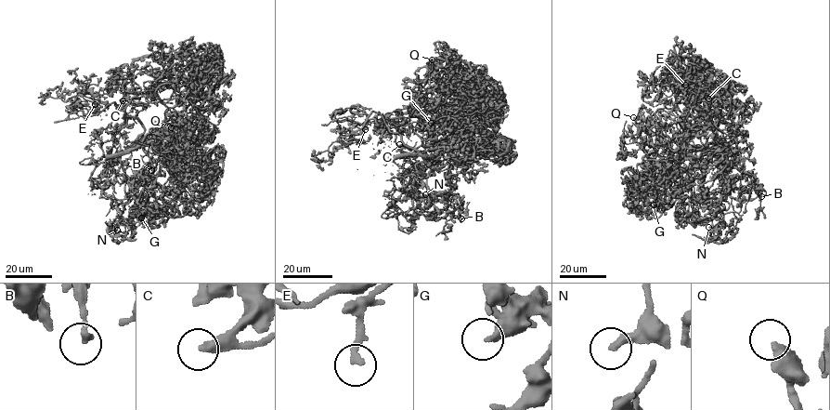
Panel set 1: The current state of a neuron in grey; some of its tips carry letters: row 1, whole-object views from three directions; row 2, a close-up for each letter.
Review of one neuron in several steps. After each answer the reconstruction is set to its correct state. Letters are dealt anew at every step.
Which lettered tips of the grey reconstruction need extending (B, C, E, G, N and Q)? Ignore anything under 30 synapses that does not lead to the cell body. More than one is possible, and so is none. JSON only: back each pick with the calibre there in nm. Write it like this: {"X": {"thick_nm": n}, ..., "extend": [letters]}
{"B": {"thick_nm": 200}, "C": {"thick_nm": 360}, "N": {"thick_nm": 340}, "extend": ["B", "C", "N"]}

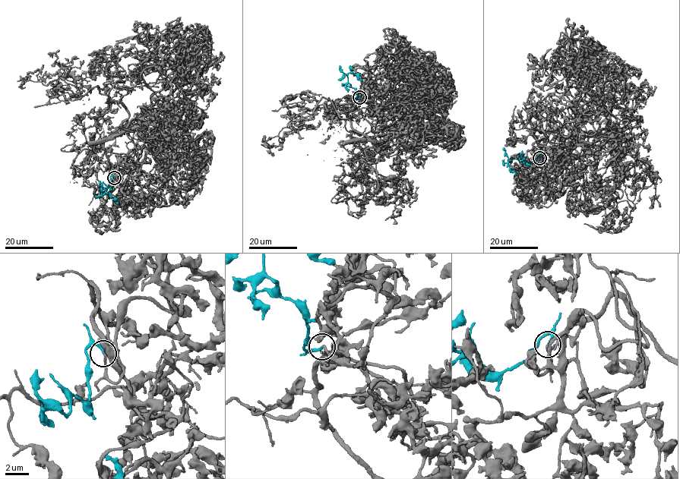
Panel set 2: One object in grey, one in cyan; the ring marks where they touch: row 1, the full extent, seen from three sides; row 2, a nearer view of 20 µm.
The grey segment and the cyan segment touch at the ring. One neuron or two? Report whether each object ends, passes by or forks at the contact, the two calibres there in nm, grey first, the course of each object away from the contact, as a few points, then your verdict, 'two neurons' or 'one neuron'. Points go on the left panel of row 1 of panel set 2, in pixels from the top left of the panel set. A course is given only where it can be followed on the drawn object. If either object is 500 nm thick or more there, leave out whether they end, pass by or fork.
grey passes by; cyan ends there; 150 nm thick on the grey side, 190 nm on the other; grey runs (113, 178), (146, 129), (123, 127), (128, 111), (96, 86), (71, 100), (55, 89), (98, 63); cyan runs (113, 178), (110, 176), (110, 187), (107, 187), (105, 189), (118, 204); one neuron

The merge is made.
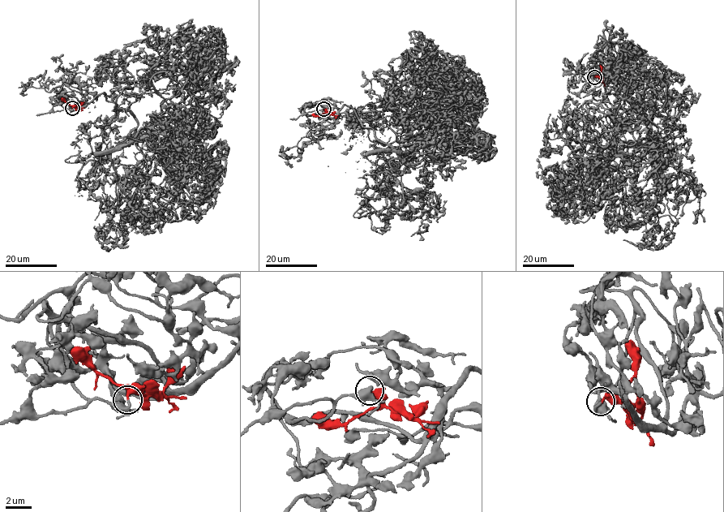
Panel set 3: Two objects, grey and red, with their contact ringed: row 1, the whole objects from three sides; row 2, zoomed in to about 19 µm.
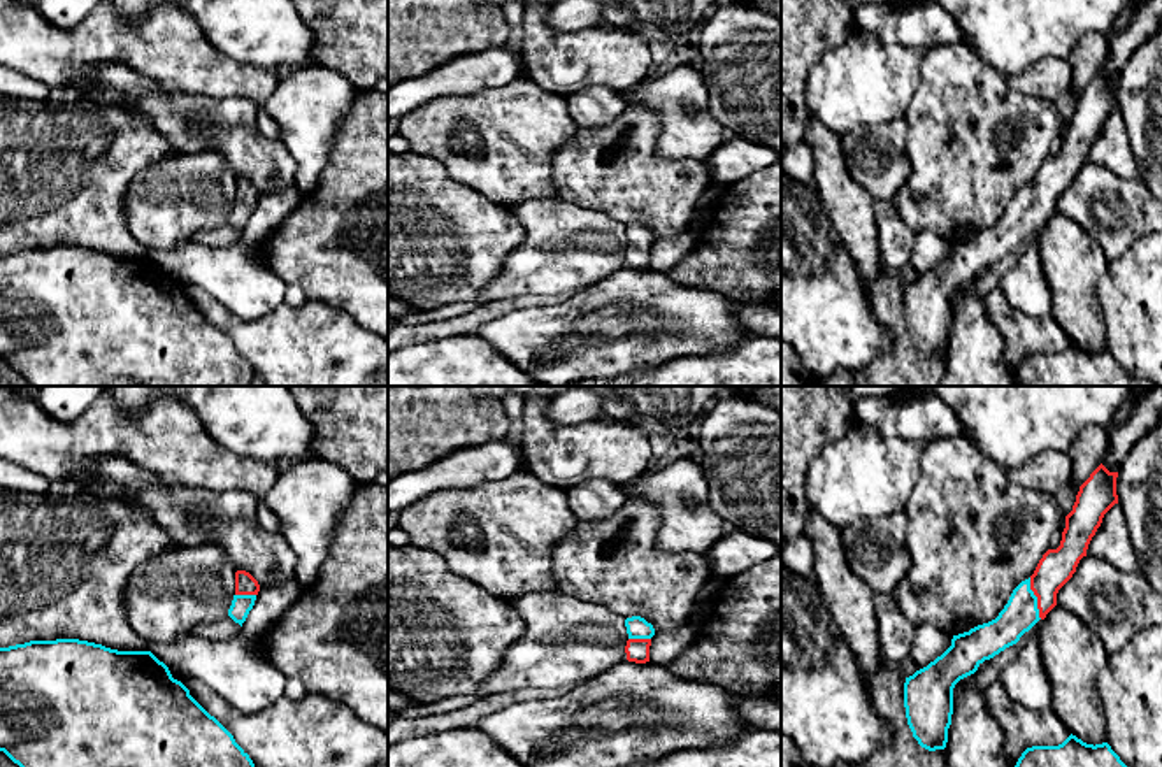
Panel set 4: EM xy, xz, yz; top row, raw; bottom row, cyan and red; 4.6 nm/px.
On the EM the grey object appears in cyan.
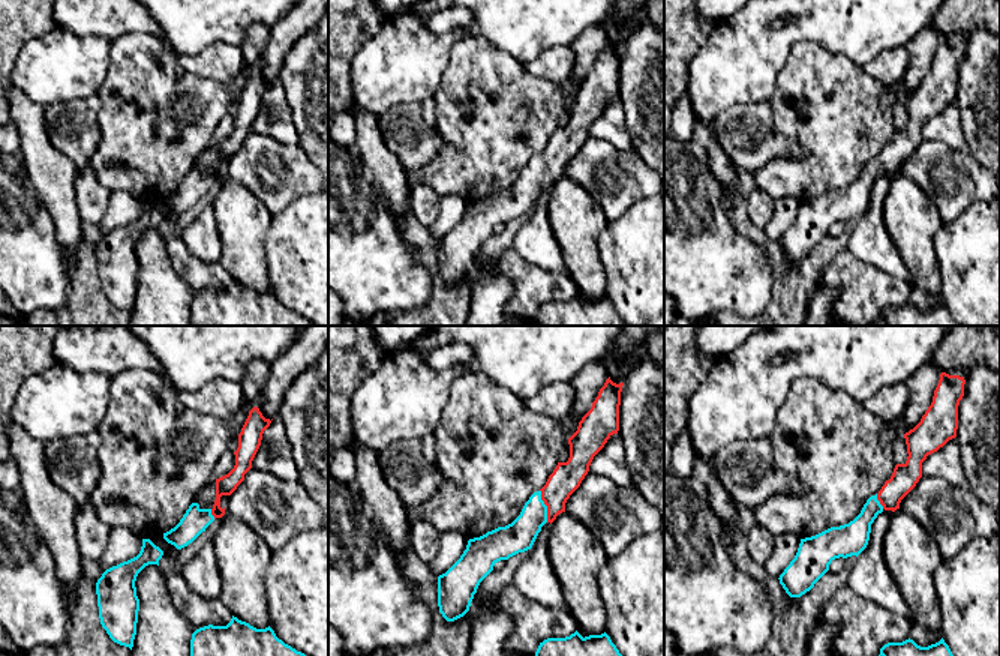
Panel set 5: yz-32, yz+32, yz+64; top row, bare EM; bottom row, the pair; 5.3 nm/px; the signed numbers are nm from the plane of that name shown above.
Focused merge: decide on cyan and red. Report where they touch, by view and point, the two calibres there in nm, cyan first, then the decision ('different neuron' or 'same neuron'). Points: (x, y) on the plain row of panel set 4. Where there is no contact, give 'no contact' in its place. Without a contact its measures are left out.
meets cyan in yz at (1036, 206); 160 nm thick on the cyan side, 160 nm on the other; same neuron

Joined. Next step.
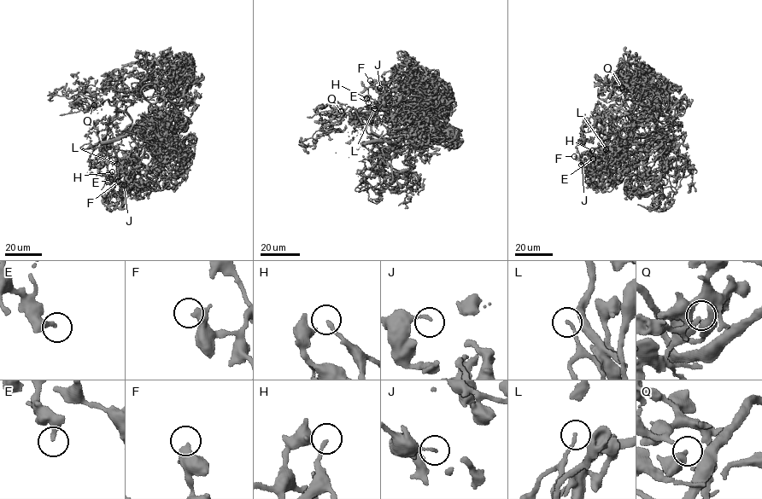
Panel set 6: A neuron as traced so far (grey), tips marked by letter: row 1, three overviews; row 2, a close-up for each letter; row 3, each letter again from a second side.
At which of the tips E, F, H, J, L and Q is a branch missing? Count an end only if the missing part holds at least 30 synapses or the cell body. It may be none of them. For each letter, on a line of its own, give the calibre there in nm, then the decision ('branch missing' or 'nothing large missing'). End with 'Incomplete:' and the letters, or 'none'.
E: calibre 280 nm; nothing large missing
F: calibre 440 nm; nothing large missing
H: calibre 120 nm; nothing large missing
J: calibre 130 nm; nothing large missing
L: calibre 150 nm; nothing large missing
Q: calibre 380 nm; nothing large missing
Incomplete: none

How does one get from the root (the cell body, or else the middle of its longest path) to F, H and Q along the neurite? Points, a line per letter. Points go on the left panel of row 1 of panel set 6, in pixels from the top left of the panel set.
F: (145, 99), (149, 113), (131, 131), (143, 130), (143, 136), (123, 164), (119, 158), (118, 181)
H: (145, 99), (149, 113), (131, 131), (143, 130), (143, 136), (123, 164), (119, 158), (118, 176), (112, 171)
Q: (145, 99), (136, 89), (125, 90), (115, 105), (107, 100), (94, 105)

